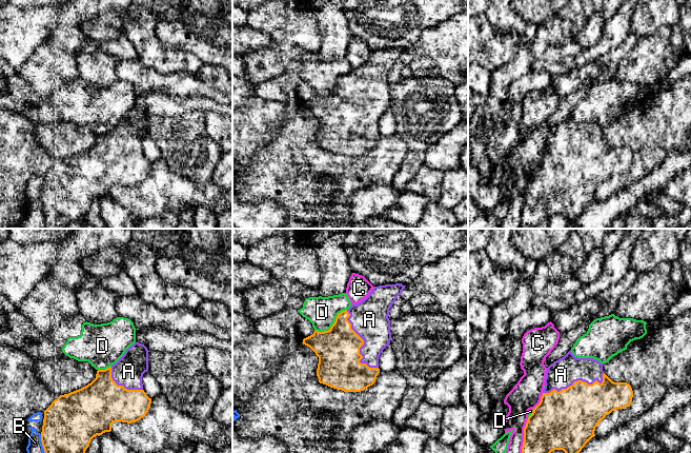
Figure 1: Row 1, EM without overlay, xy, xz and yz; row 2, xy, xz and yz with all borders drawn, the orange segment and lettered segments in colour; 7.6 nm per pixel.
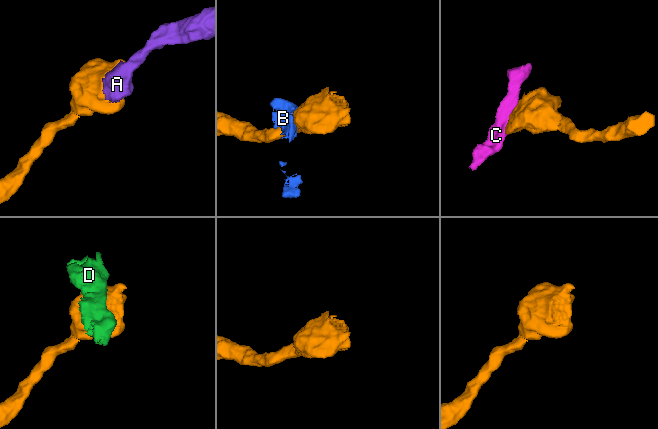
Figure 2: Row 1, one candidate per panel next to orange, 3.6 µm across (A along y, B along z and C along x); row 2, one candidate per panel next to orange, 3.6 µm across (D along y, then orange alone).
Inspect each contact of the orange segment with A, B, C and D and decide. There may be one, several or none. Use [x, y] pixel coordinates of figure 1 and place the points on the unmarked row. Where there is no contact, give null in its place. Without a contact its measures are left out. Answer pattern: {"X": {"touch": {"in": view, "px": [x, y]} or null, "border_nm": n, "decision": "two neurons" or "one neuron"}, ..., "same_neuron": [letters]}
{"A": {"touch": {"in": "xz", "px": [363, 107]}, "border_nm": 500, "decision": "one neuron"}, "B": {"touch": {"in": "xy", "px": [42, 208]}, "border_nm": 160, "decision": "two neurons"}, "C": {"touch": {"in": "yz", "px": [524, 202]}, "border_nm": 320, "decision": "two neurons"}, "D": {"touch": {"in": "xz", "px": [332, 89]}, "border_nm": 300, "decision": "two neurons"}, "same_neuron": ["A"]}

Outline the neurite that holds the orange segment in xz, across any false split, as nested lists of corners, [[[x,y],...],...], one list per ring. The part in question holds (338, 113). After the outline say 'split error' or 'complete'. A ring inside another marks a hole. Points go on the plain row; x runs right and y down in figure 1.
[[[402,47],[373,51],[361,66],[338,78],[328,95],[318,96],[303,103],[319,121],[319,146],[344,156],[361,156],[372,150],[380,137],[379,121],[390,107],[389,73],[406,50]]] | split error

